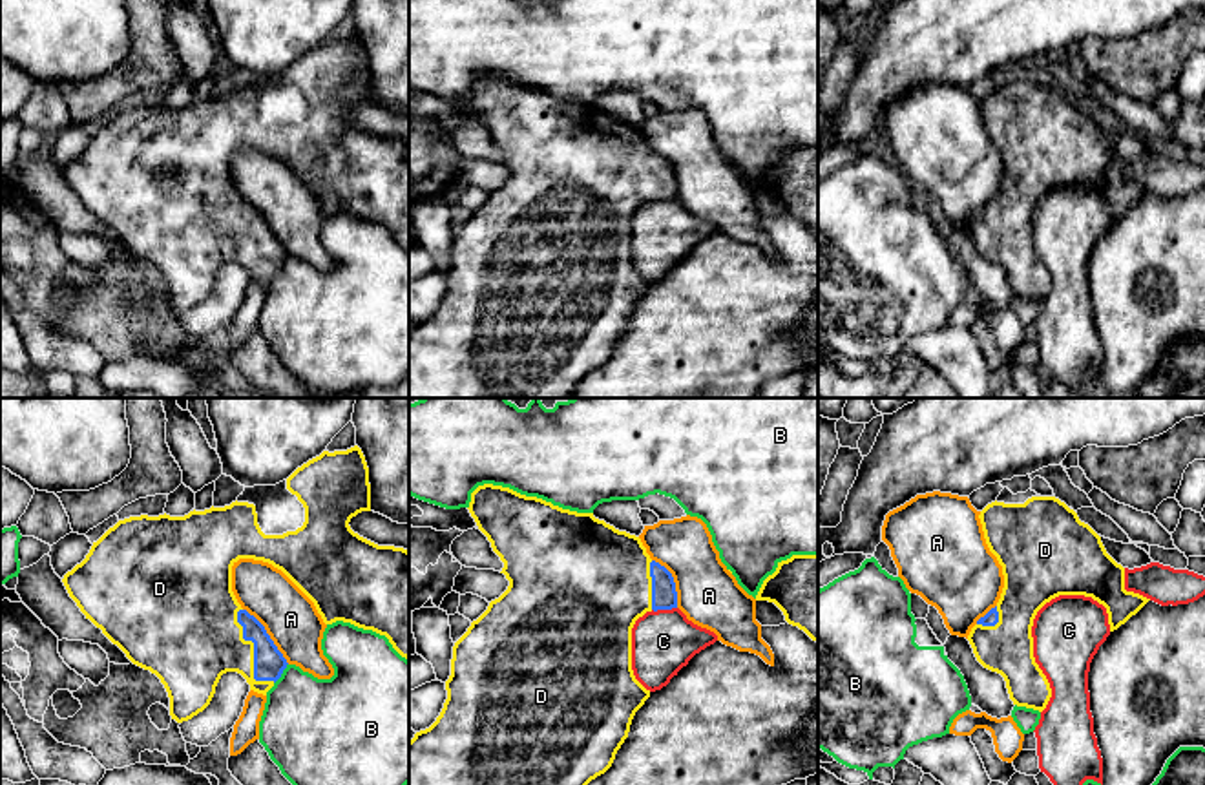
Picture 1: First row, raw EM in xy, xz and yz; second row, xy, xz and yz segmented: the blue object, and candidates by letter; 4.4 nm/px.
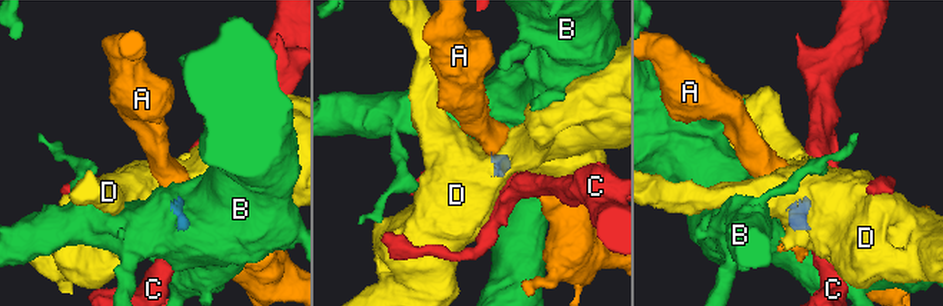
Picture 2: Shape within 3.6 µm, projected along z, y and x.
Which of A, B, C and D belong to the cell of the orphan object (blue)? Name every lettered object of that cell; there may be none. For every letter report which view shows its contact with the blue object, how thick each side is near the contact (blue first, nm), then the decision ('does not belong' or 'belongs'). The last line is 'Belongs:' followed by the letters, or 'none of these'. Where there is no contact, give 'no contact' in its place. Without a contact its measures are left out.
A: contact in xy; calibres 140 and 240 nm; does not belong
B: contact in xy; calibres 140 and 400 nm; does not belong
C: contact in xz; calibres 110 and 280 nm; does not belong
D: contact in xy; calibres 140 and 360 nm; belongs
Belongs: D

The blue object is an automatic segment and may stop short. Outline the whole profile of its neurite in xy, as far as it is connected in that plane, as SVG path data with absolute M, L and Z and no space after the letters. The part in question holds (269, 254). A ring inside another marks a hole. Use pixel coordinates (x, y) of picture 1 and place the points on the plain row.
M362 40L323 42L276 77L245 78L230 97L194 100L184 108L164 104L119 111L62 173L86 210L133 256L161 270L170 288L170 307L183 314L210 296L223 265L237 263L250 281L267 287L288 256L265 217L241 199L232 183L232 157L239 150L263 152L281 161L314 194L325 215L343 212L385 226L409 252L409 142L378 137L354 124L349 113L362 102L371 102L369 58Z

